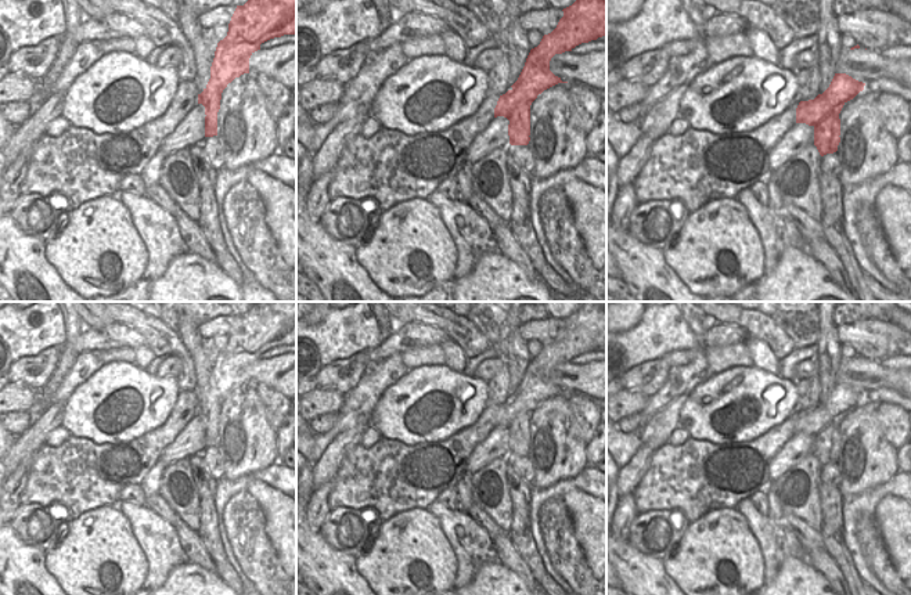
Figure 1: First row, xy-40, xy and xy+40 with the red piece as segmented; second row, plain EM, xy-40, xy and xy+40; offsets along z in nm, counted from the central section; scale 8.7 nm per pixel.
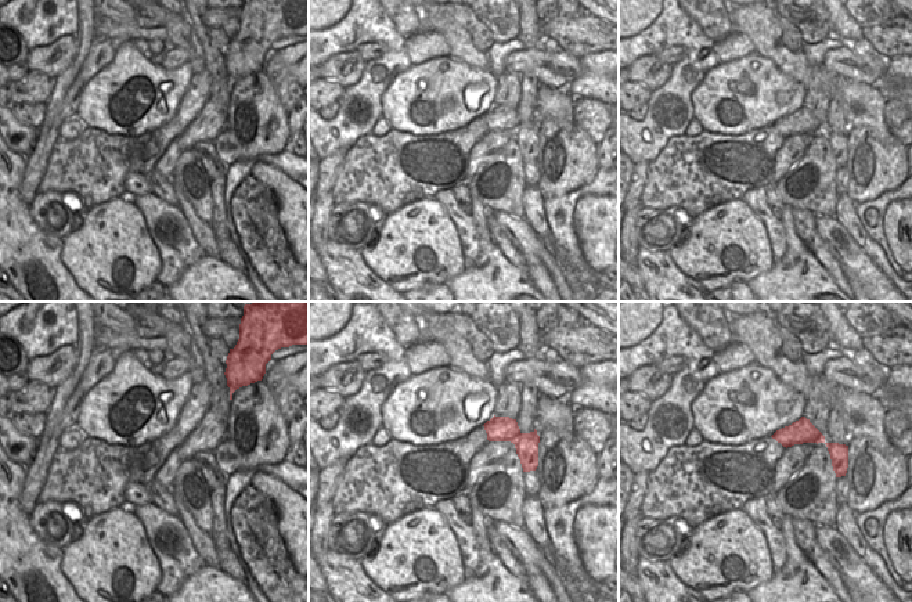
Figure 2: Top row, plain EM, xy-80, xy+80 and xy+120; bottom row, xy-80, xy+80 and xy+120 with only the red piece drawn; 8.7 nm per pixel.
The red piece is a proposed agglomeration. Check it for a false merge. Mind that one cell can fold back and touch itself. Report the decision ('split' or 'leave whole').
split

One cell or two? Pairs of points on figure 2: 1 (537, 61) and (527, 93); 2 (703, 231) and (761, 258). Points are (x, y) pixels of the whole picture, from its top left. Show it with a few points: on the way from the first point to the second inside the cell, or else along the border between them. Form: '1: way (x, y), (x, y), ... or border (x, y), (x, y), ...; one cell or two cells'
1: border (522, 72), (532, 72), (540, 82); two cells
2: way (717, 238), (724, 242), (736, 242), (748, 252); one cell

